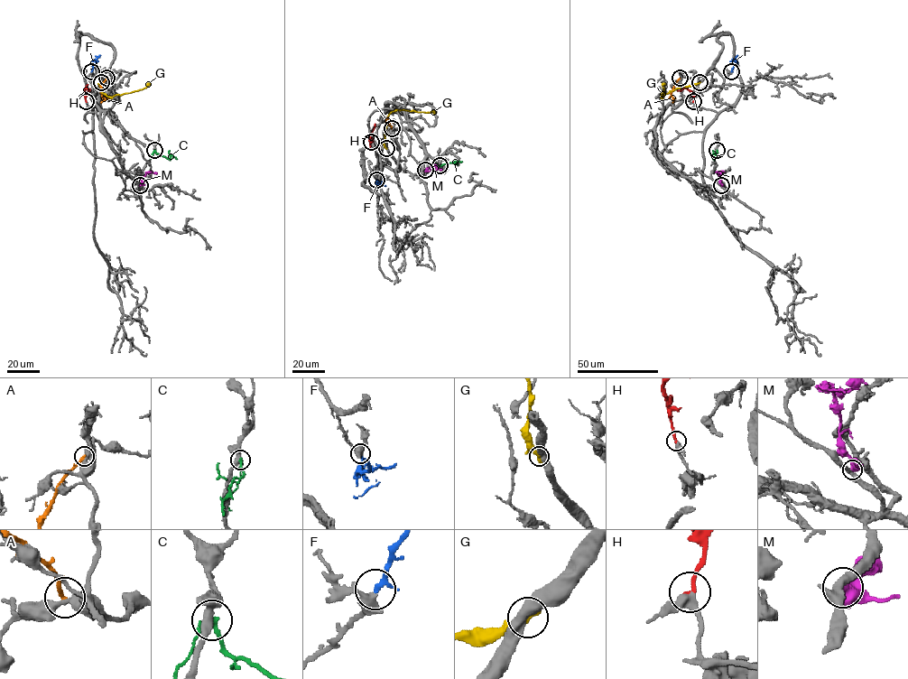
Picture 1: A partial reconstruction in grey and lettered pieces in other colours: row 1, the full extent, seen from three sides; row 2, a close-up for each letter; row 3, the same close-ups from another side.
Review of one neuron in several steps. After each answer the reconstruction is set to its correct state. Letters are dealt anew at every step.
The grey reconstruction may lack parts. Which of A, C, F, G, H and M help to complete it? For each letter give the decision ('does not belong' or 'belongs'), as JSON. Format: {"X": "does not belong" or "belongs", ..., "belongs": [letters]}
{"A": "does not belong", "C": "does not belong", "F": "belongs", "G": "does not belong", "H": "belongs", "M": "does not belong", "belongs": ["F", "H"]}

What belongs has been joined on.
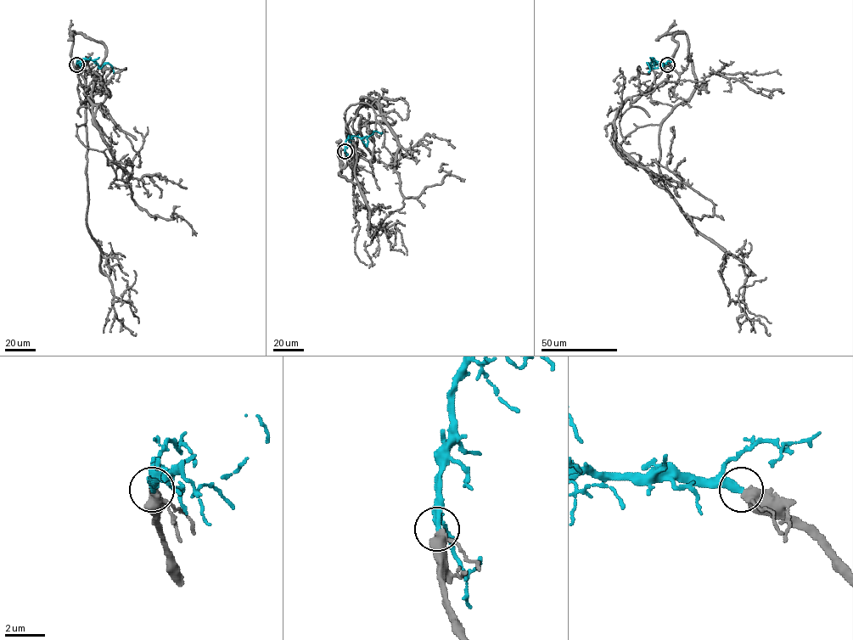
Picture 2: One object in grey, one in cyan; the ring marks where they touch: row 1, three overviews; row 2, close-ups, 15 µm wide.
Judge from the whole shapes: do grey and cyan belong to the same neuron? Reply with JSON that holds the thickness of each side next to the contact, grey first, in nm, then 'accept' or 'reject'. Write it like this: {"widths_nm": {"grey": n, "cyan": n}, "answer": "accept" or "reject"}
{"widths_nm": {"grey": 400, "cyan": 360}, "answer": "accept"}

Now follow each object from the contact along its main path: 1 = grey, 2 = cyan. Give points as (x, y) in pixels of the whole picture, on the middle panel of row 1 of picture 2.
1: (345, 152), (356, 173), (356, 143), (368, 232), (384, 228), (390, 246), (404, 253)
2: (345, 151), (347, 137), (360, 137), (366, 146), (368, 137), (375, 131), (381, 132)

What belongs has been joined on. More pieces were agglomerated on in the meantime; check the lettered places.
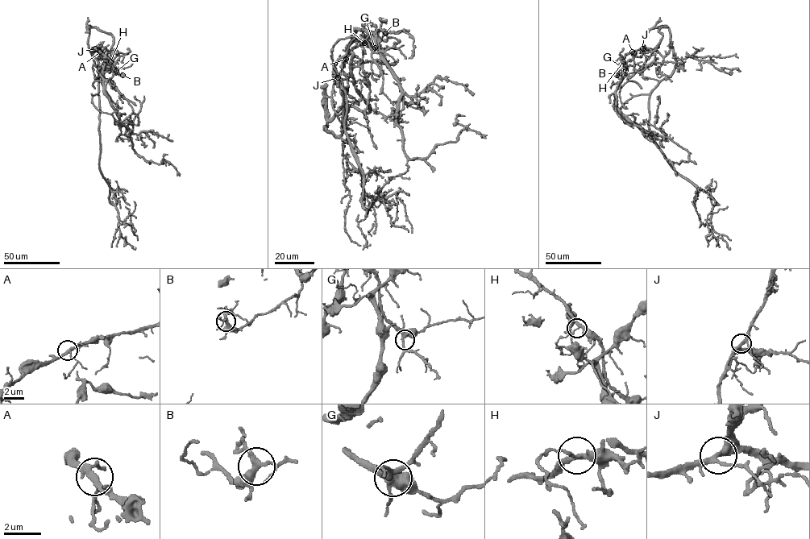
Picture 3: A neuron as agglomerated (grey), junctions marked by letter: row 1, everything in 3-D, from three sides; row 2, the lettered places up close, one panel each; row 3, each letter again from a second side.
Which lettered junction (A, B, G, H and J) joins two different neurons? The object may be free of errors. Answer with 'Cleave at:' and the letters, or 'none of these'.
Cleave at: none of these

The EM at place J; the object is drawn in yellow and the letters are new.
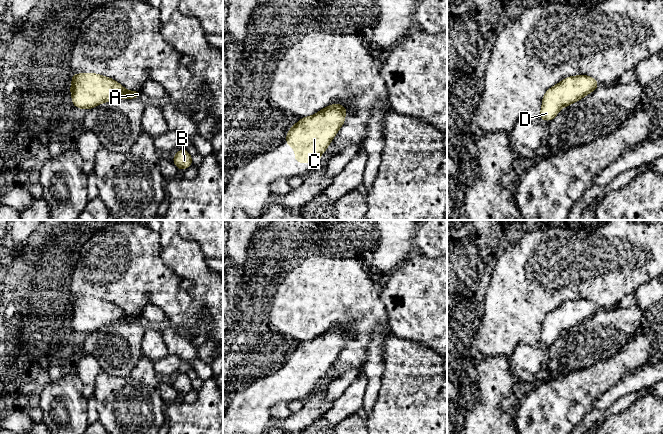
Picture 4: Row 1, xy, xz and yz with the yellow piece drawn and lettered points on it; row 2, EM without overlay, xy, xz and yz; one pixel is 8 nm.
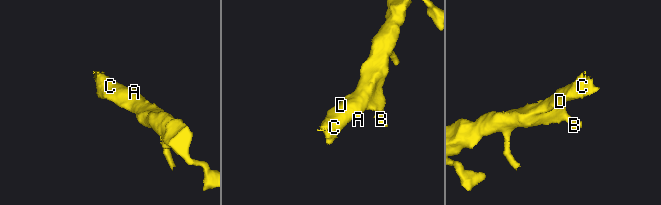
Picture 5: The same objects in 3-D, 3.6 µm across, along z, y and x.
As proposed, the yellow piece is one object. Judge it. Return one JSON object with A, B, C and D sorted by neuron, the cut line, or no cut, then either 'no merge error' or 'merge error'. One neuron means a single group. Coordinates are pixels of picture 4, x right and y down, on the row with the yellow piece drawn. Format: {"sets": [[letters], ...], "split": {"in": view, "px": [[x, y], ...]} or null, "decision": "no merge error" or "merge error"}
{"sets": [["A", "B", "C", "D"]], "split": null, "decision": "no merge error"}

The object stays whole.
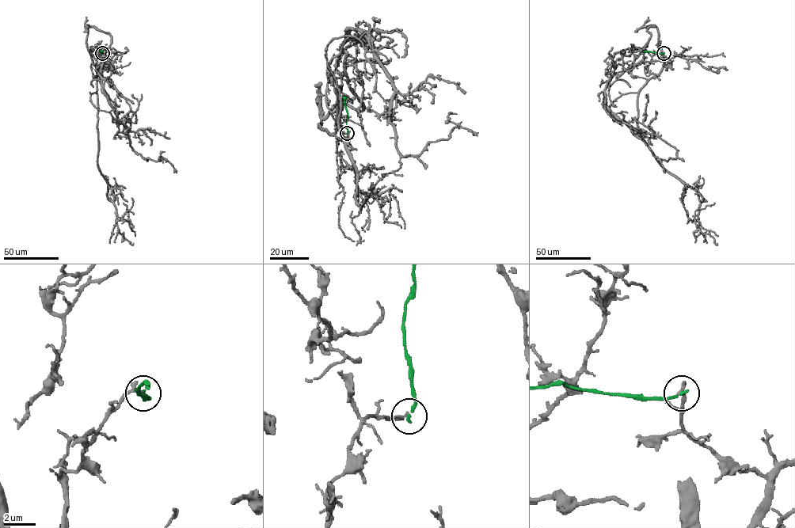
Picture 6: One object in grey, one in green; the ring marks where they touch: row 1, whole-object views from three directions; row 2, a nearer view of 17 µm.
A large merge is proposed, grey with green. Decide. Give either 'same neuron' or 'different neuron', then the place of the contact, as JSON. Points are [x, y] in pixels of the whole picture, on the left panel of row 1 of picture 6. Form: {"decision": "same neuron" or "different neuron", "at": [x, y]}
{"decision": "different neuron", "at": [102, 53]}

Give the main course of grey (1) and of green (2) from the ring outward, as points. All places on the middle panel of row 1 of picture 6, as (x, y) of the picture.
1: (347, 133), (337, 144), (339, 87), (355, 200), (375, 195), (383, 218), (401, 226)
2: (347, 133), (348, 114), (344, 96)

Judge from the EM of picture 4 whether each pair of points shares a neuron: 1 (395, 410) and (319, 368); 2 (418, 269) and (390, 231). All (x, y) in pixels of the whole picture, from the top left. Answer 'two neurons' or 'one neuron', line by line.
1: two neurons
2: two neurons

